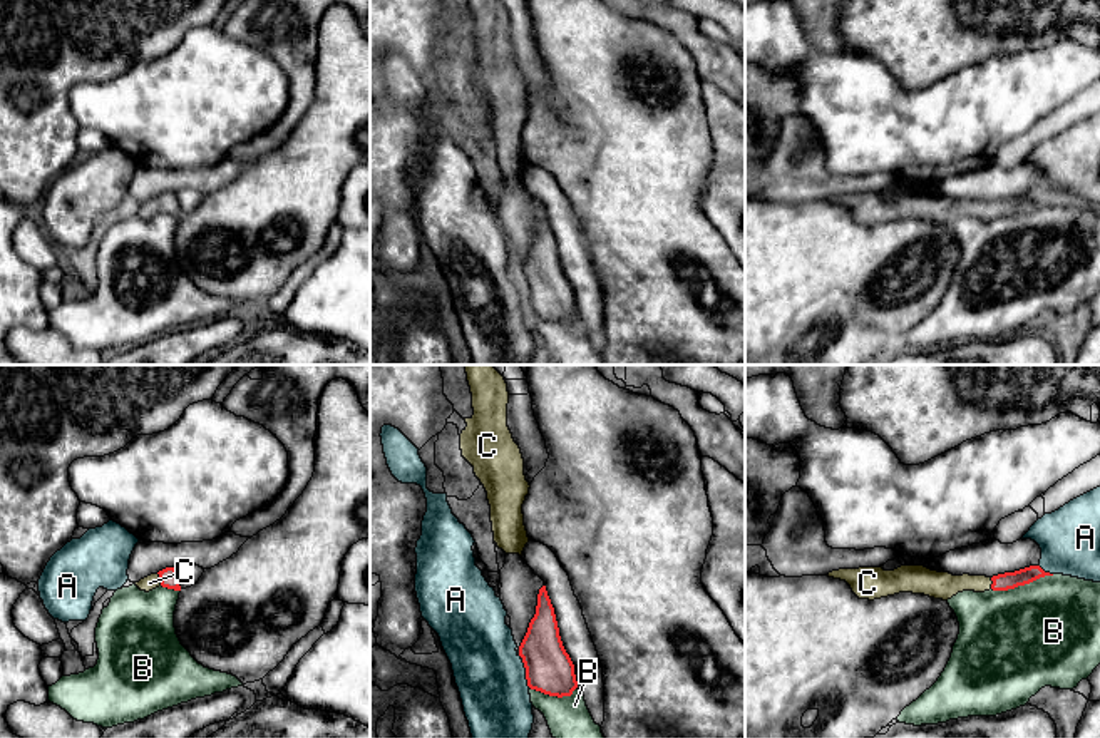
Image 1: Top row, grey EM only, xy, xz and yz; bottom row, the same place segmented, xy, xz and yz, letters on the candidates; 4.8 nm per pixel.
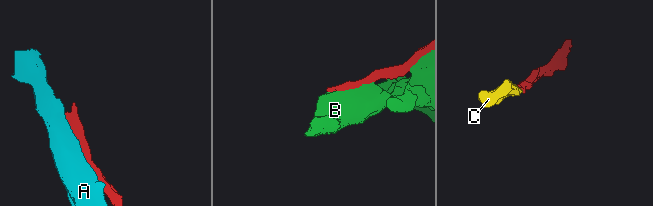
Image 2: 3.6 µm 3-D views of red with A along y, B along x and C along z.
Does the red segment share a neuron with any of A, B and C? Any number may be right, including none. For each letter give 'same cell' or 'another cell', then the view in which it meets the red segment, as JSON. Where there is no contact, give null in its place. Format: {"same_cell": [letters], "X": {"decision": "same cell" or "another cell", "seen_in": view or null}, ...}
{"same_cell": ["C"], "A": {"decision": "another cell", "seen_in": "xz"}, "B": {"decision": "another cell", "seen_in": "yz"}, "C": {"decision": "same cell", "seen_in": "xy"}}

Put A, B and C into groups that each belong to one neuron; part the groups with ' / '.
A / B / C

